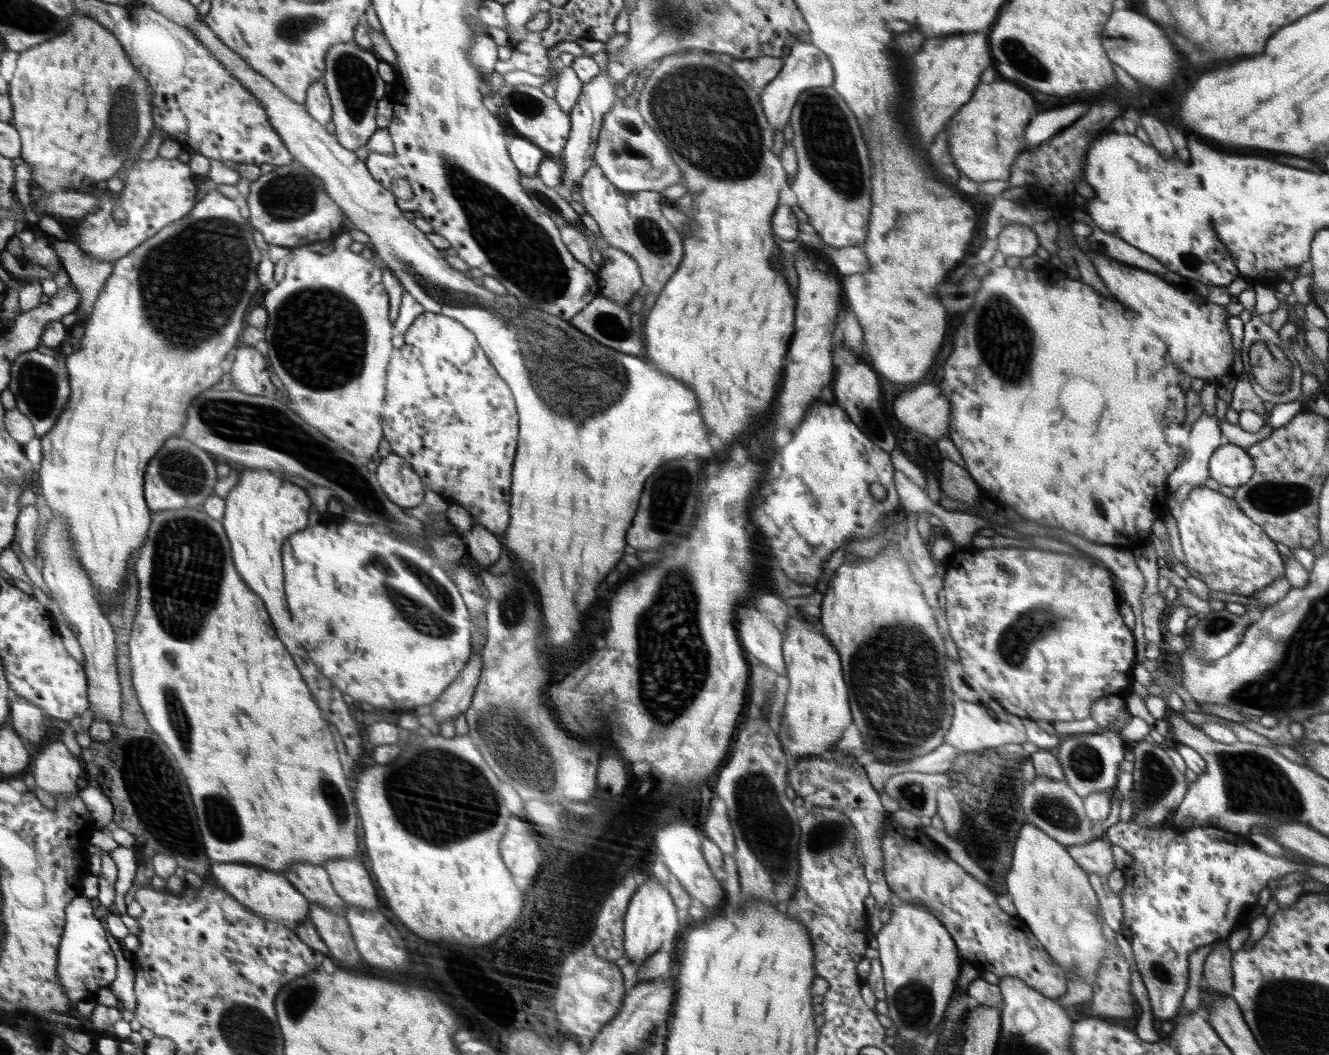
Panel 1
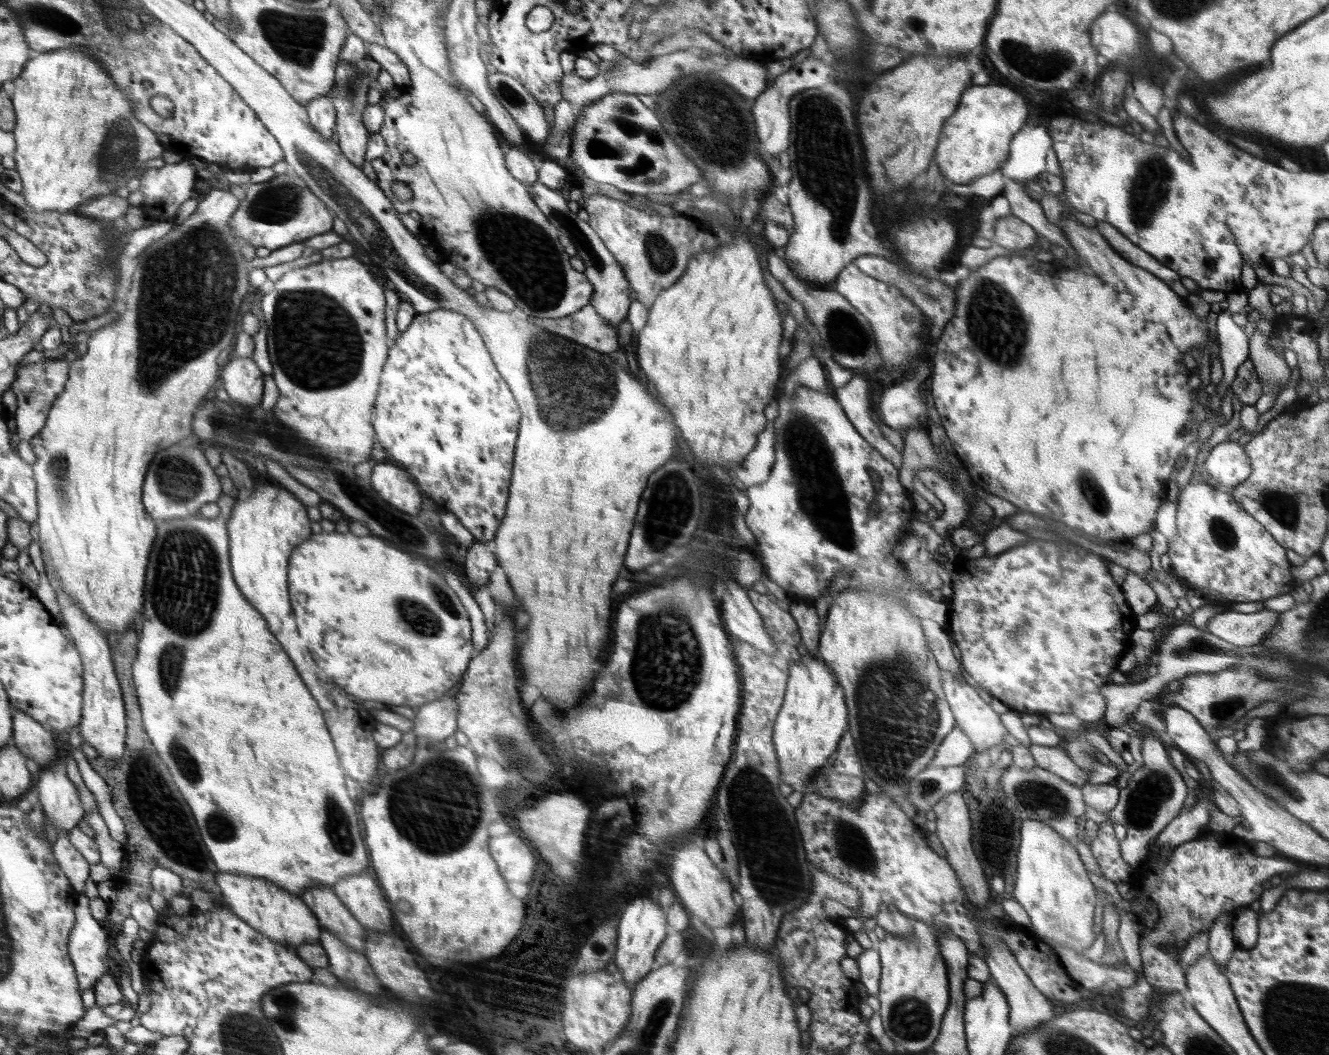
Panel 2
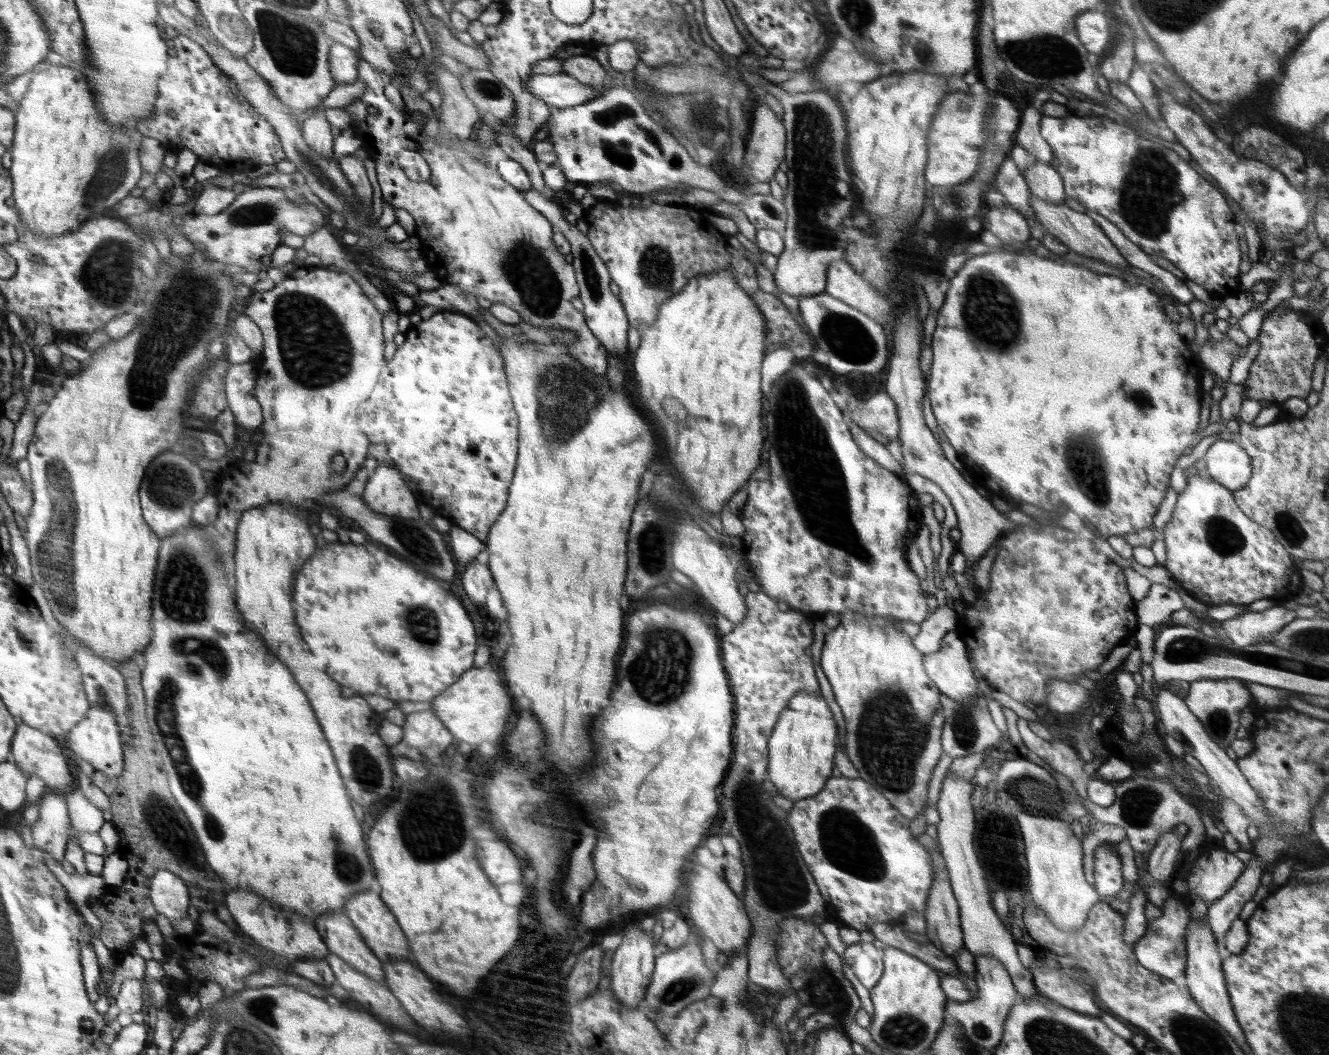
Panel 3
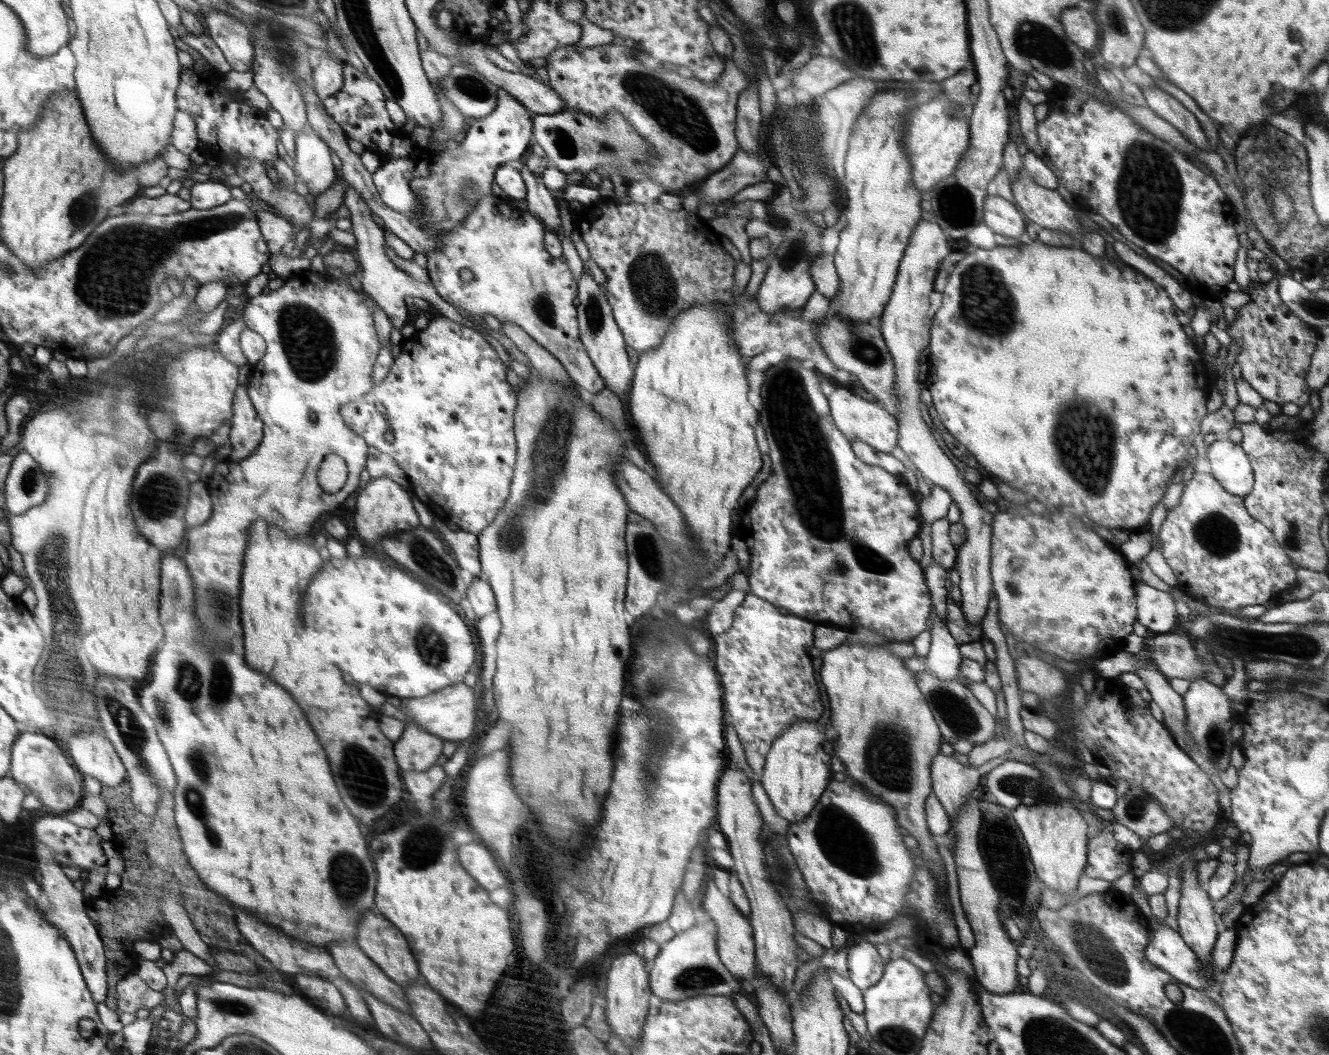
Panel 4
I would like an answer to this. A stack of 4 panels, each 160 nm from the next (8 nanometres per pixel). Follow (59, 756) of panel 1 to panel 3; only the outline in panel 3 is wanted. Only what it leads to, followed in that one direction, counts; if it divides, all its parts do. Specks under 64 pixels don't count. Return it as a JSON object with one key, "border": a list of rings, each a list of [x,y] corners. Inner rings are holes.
{"border":[[[48,790],[38,802],[39,819],[31,826],[34,848],[46,851],[58,863],[65,858],[65,851],[72,826],[68,816],[66,792]]]}

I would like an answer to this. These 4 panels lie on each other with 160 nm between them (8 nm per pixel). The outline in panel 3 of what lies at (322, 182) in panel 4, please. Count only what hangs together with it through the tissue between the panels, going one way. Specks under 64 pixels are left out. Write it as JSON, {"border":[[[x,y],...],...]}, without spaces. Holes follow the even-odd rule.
{"border":[[[318,111],[312,117],[304,121],[302,133],[306,144],[314,148],[314,151],[325,158],[333,156],[334,135],[331,131],[332,125],[326,119],[322,111]]]}

